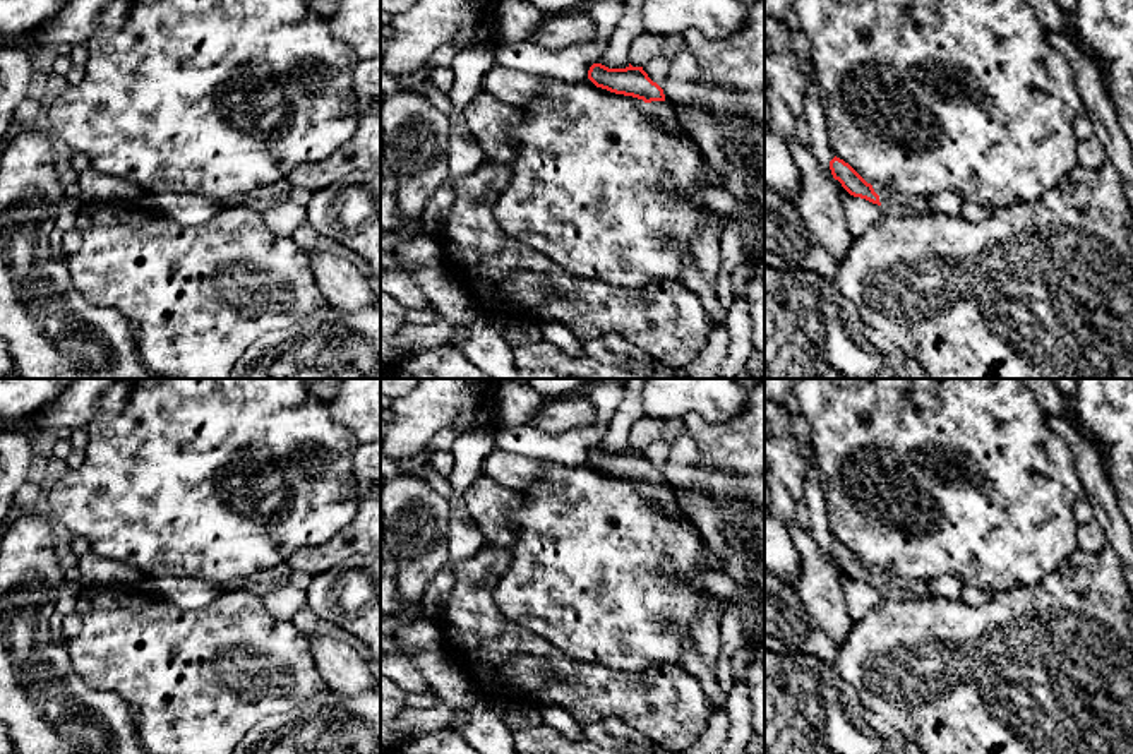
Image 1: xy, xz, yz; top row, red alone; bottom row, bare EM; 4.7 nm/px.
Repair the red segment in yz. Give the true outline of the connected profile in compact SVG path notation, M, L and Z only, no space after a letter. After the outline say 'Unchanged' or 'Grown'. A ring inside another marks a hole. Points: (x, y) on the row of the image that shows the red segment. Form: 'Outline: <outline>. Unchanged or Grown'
Outline: M836 156L830 161L830 170L833 178L838 180L850 195L881 206L884 212L895 216L920 216L932 212L927 197L900 194L879 183L871 185L848 163Z. Grown

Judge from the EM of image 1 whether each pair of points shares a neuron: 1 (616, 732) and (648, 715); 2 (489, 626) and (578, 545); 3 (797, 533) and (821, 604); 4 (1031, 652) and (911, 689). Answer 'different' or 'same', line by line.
1: different
2: different
3: same
4: same

